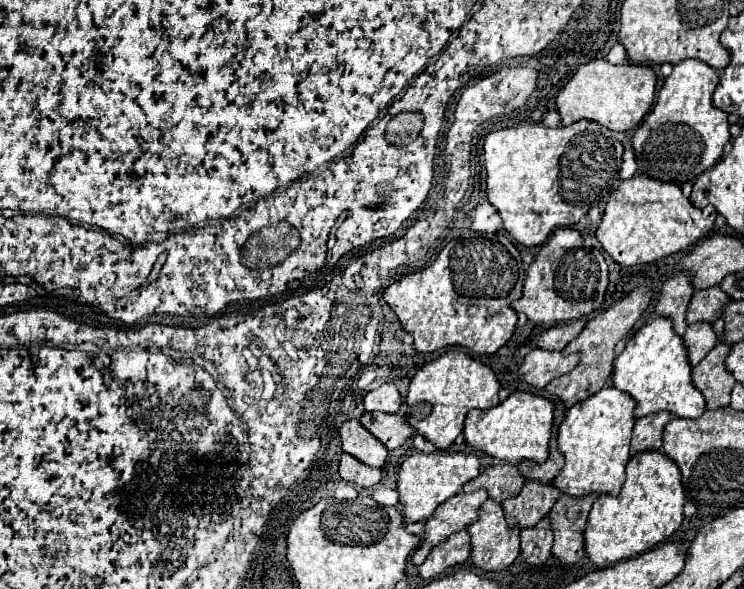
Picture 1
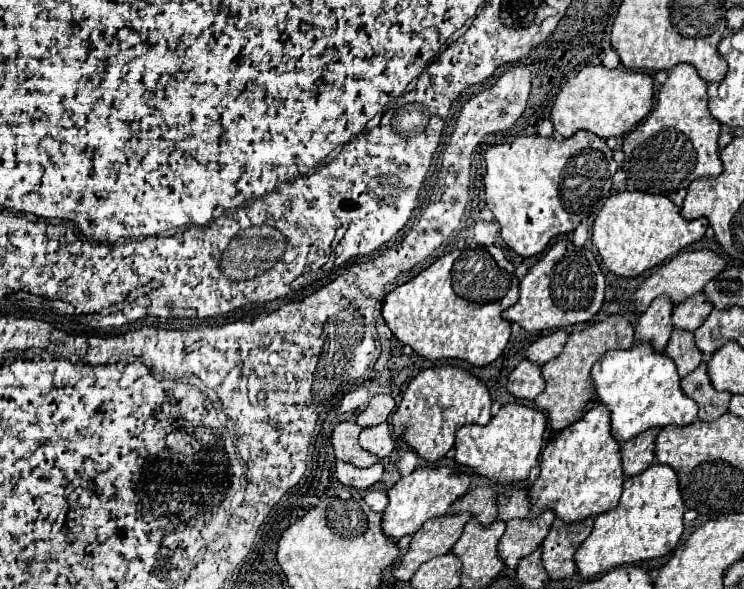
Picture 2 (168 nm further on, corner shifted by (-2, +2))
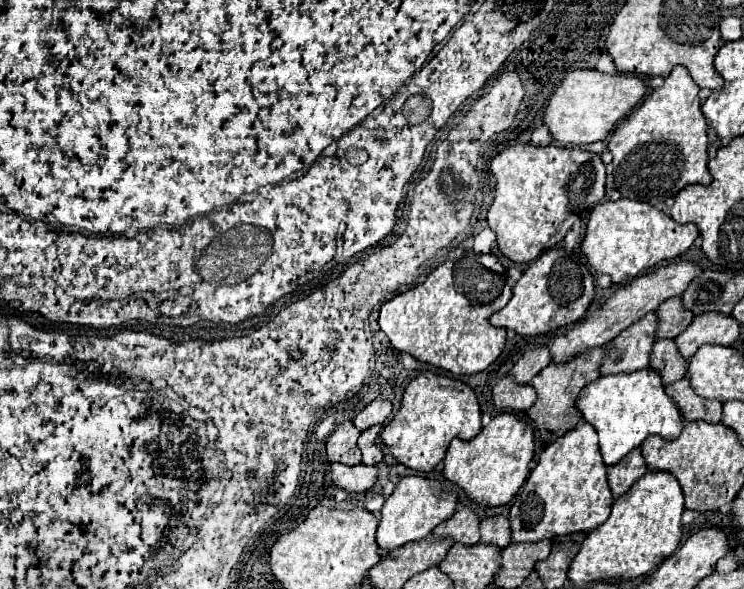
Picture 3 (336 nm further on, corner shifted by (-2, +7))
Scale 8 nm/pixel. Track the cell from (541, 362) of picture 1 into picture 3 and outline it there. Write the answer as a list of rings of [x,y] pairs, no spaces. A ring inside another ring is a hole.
[[[511,376],[501,378],[493,386],[493,406],[497,412],[505,412],[505,410],[527,412],[533,406],[535,398],[537,394],[529,384],[515,384]]]

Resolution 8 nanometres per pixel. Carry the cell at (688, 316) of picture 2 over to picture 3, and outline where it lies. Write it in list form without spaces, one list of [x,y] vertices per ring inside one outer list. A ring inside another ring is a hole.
[[[677,296],[661,302],[659,308],[655,310],[655,314],[657,314],[657,322],[659,322],[659,326],[657,326],[657,340],[659,338],[675,338],[693,320],[693,314],[683,308],[681,298],[677,298]]]

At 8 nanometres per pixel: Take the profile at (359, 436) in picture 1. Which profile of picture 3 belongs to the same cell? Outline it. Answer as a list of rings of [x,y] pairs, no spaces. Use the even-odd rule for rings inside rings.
[[[343,422],[327,440],[327,460],[341,462],[345,466],[361,464],[361,452],[357,448],[359,430],[351,422]]]

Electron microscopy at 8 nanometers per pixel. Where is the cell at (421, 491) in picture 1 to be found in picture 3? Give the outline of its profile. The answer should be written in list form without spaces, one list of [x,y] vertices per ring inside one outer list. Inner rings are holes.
[[[403,476],[395,486],[393,494],[385,500],[381,508],[381,520],[377,528],[377,544],[381,550],[391,552],[407,542],[417,542],[431,534],[435,526],[453,516],[457,498],[453,494],[439,494],[433,490],[433,482],[421,476]]]

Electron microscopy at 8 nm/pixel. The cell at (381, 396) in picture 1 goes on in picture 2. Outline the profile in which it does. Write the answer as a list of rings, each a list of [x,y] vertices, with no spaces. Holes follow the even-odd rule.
[[[377,395],[371,399],[371,403],[367,405],[365,411],[359,413],[357,423],[361,427],[371,427],[371,425],[379,425],[383,421],[389,419],[389,415],[395,409],[395,399],[391,395]]]

